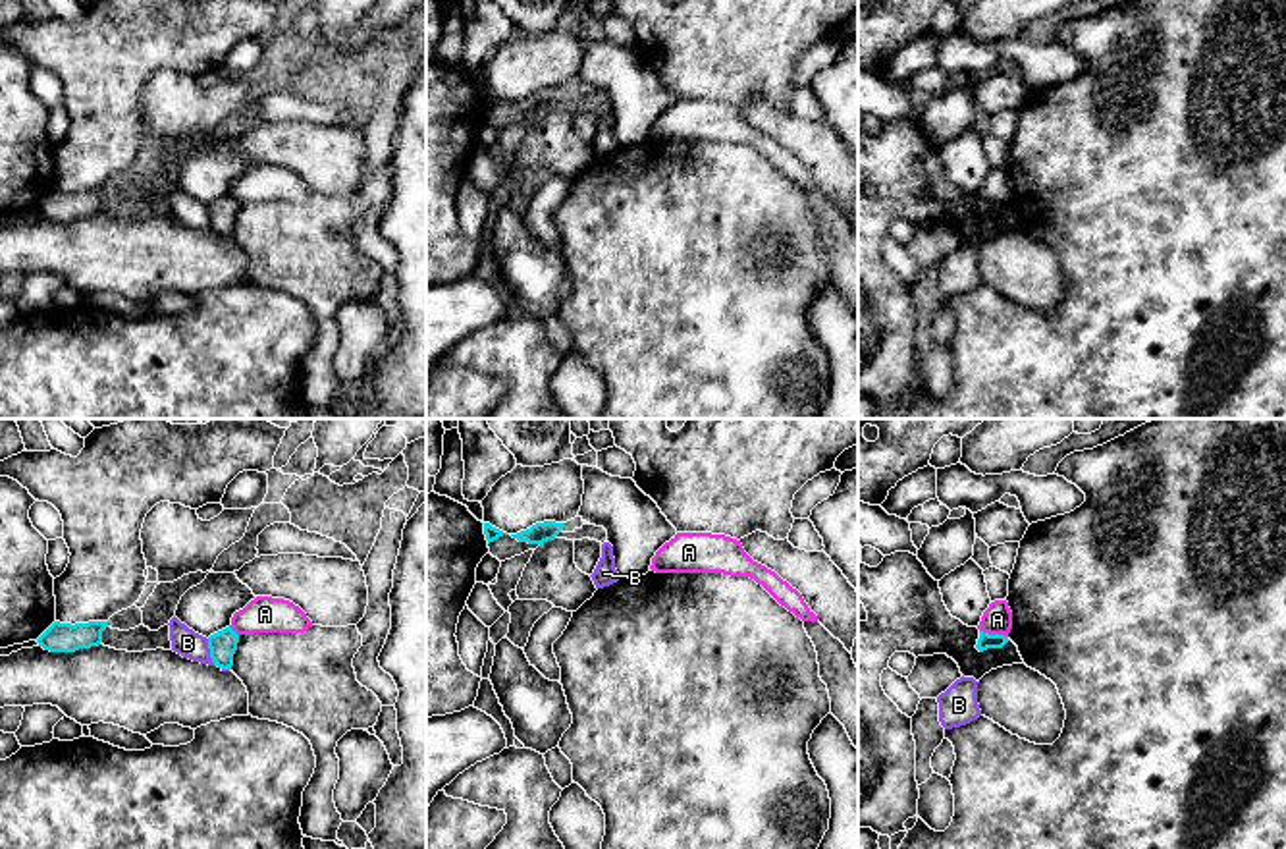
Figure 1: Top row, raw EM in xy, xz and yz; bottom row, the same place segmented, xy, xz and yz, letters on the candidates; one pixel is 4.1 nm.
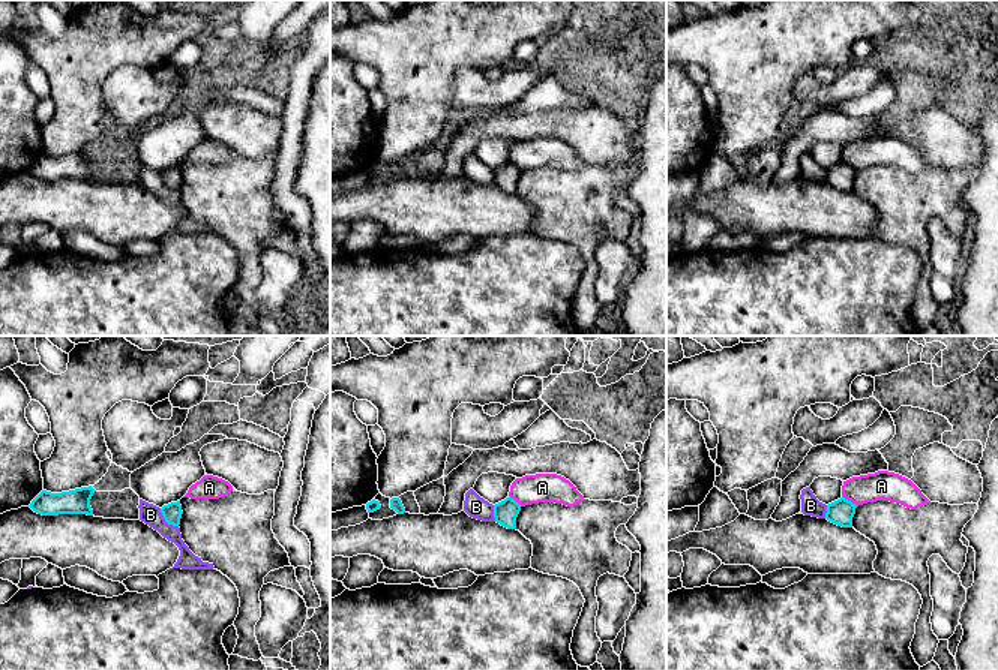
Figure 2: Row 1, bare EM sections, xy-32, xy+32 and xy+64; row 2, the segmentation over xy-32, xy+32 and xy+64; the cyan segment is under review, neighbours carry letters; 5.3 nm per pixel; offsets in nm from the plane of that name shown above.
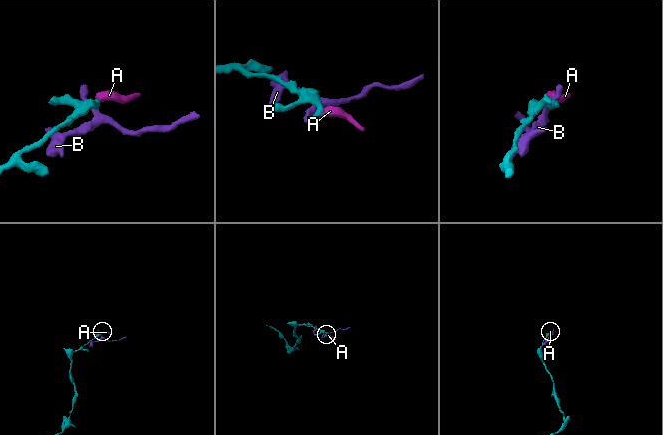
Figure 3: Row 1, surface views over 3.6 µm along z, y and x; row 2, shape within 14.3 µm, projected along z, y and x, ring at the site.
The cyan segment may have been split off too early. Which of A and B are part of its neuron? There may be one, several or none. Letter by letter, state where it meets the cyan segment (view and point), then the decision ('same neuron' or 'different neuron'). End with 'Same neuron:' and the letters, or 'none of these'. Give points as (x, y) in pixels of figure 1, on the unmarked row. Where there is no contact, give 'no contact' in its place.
A: yz (993, 203) | different neuron
B: xy (211, 220) | different neuron
Same neuron: none of these

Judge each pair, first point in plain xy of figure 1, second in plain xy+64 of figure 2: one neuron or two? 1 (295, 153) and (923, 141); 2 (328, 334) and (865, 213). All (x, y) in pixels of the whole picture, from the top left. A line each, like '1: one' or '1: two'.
1: one
2: two

